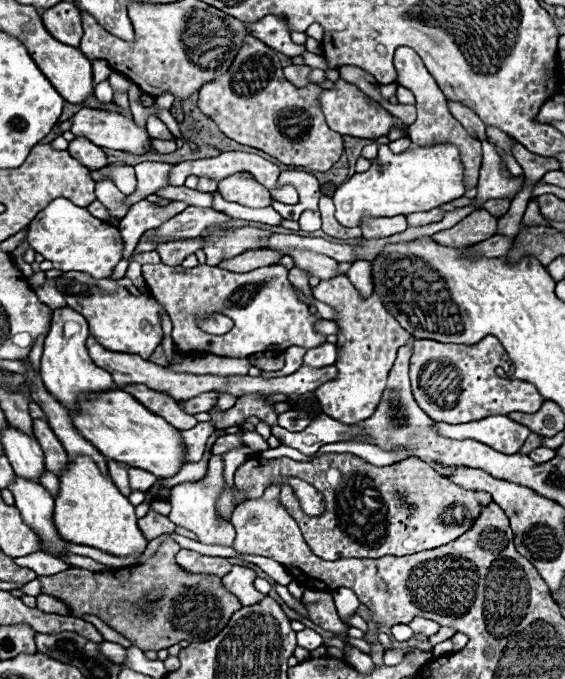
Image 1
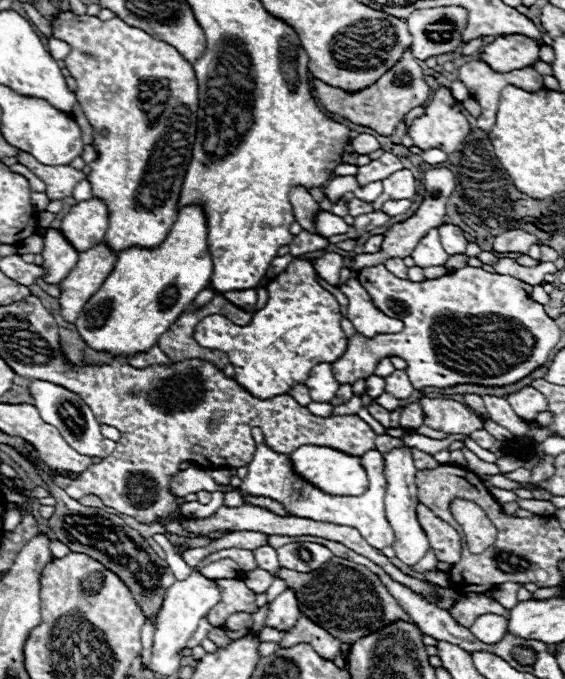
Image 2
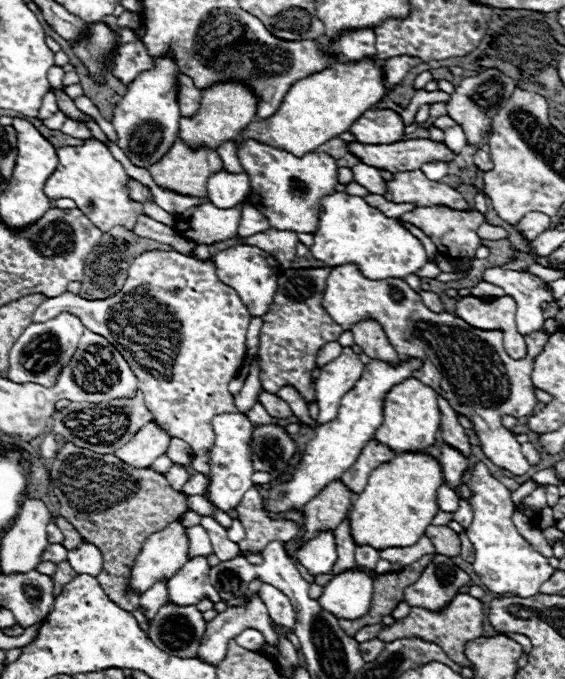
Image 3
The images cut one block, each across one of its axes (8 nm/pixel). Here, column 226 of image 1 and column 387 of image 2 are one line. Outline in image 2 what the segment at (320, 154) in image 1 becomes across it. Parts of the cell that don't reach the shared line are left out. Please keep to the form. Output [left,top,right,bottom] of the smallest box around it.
[312,52,430,136]

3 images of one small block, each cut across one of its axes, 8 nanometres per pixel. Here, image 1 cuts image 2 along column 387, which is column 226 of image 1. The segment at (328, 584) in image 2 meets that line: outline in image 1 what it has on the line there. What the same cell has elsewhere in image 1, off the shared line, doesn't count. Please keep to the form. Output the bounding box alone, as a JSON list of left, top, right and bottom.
[38,540,242,650]

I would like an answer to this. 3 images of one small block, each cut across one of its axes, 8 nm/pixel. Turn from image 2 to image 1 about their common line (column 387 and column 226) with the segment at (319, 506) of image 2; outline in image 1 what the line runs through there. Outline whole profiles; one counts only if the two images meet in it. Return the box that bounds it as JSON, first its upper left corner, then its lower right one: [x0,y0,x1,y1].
[168,454,234,546]

